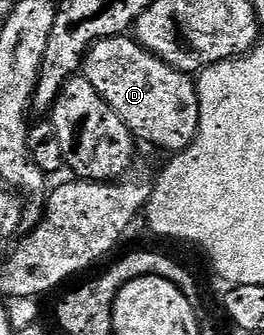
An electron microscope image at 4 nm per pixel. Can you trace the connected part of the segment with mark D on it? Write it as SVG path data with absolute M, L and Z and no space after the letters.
M122 34L99 39L84 56L82 75L118 113L137 140L145 139L167 153L182 152L196 140L200 128L196 79L150 53L135 38Z

